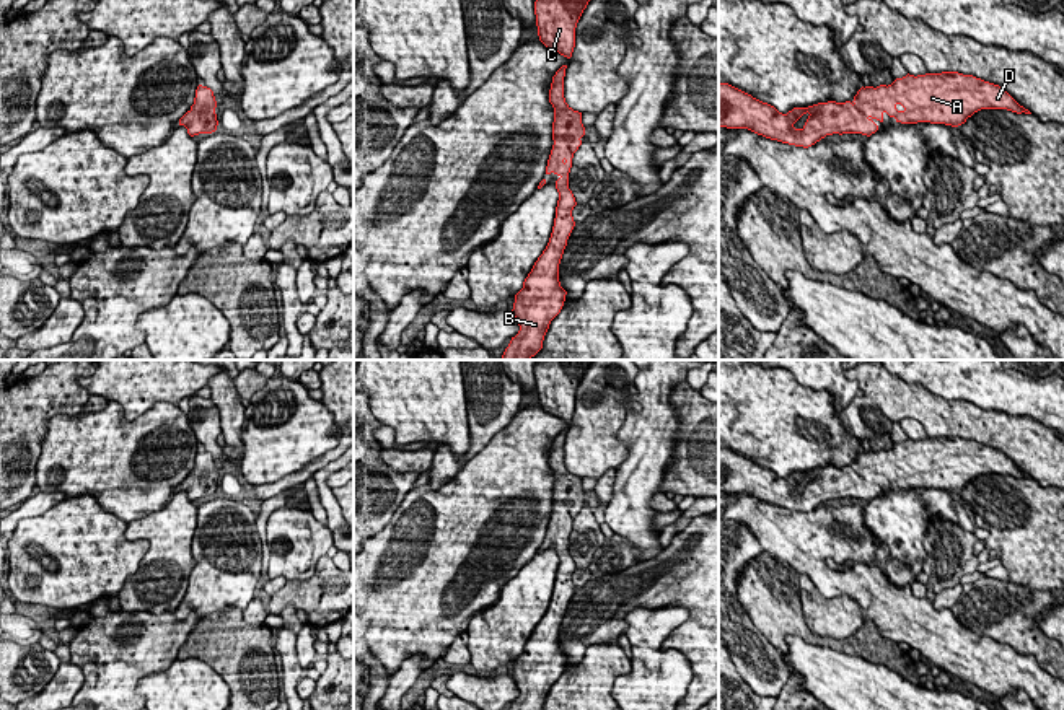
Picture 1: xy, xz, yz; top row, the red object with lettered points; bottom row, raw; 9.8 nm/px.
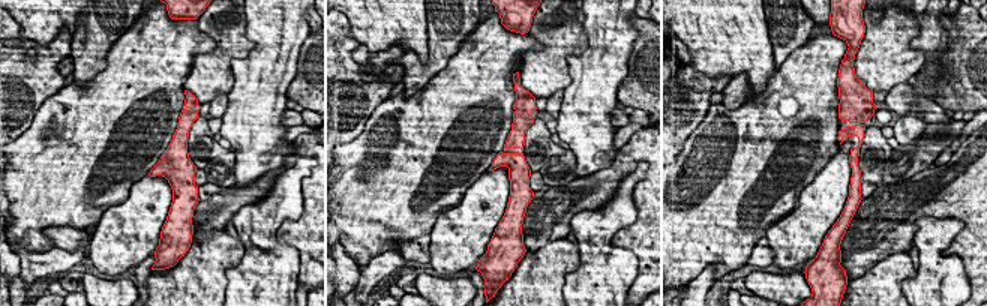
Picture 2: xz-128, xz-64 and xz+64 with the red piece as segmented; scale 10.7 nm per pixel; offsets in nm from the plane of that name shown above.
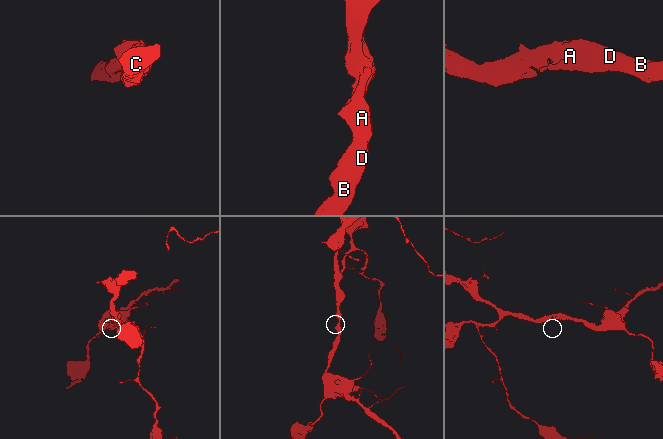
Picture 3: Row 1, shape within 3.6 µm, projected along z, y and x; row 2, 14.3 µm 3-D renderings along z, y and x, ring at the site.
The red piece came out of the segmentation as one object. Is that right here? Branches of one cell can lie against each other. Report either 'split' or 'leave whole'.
leave whole

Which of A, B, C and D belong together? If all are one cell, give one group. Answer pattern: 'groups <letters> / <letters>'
groups A B C D

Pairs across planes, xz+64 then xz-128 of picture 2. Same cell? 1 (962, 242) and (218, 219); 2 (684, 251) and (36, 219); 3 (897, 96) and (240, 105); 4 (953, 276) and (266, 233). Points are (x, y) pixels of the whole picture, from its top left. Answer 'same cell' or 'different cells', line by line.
1: same cell
2: same cell
3: different cells
4: same cell

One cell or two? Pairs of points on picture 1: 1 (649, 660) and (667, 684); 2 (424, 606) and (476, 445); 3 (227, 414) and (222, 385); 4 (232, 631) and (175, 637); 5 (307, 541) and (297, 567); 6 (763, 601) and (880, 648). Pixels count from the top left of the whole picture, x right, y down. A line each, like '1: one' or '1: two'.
1: one
2: two
3: one
4: two
5: one
6: one

